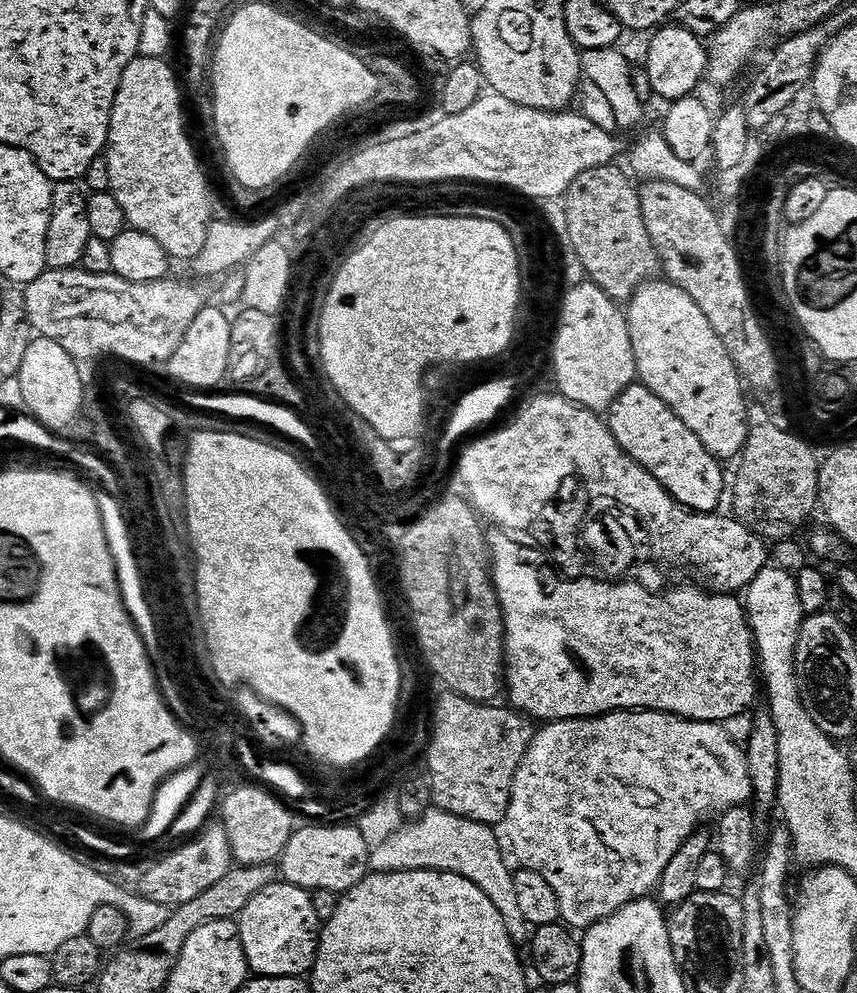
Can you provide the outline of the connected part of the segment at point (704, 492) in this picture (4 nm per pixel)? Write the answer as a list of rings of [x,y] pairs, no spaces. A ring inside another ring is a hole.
[[[634,382],[624,389],[612,404],[606,423],[616,441],[678,502],[705,514],[715,513],[720,508],[720,484],[707,480],[714,464],[713,457],[706,446],[698,442],[698,434],[694,434],[662,398],[654,395],[647,384]]]

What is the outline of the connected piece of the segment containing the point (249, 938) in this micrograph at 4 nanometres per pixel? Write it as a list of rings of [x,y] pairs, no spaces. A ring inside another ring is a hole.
[[[284,886],[284,889],[281,892],[272,892],[273,890],[265,891],[263,894],[255,895],[252,900],[249,902],[248,905],[245,906],[244,909],[240,913],[238,913],[238,935],[240,941],[242,942],[242,946],[244,947],[244,953],[246,954],[246,958],[248,959],[248,967],[251,969],[253,973],[256,972],[260,976],[300,976],[309,971],[313,967],[314,964],[314,956],[313,953],[310,951],[308,953],[308,947],[313,947],[314,944],[314,936],[312,940],[312,900],[307,891],[302,888],[291,888],[288,886]]]

